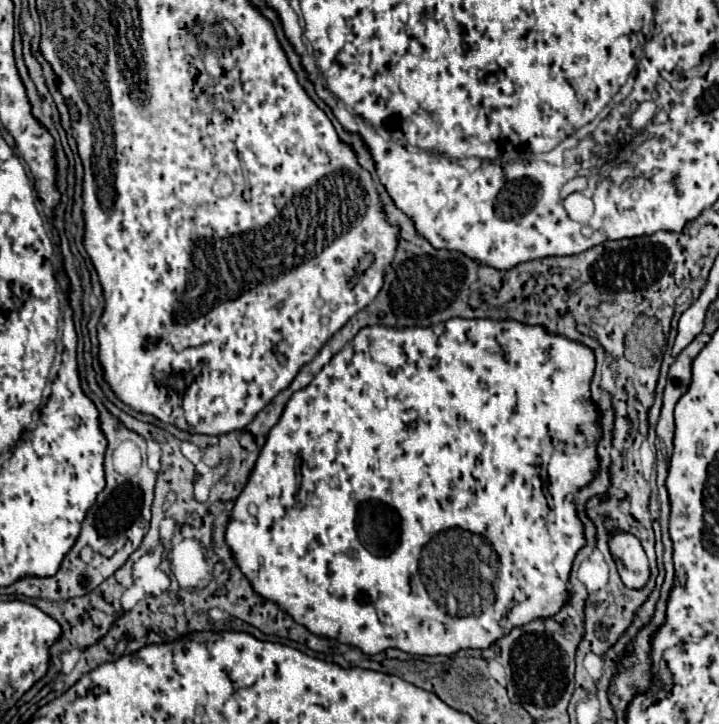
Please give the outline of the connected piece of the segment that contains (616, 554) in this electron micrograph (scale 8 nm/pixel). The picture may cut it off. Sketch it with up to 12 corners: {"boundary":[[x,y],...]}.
{"boundary":[[611,530],[609,552],[627,588],[643,588],[649,566],[641,542]]}

